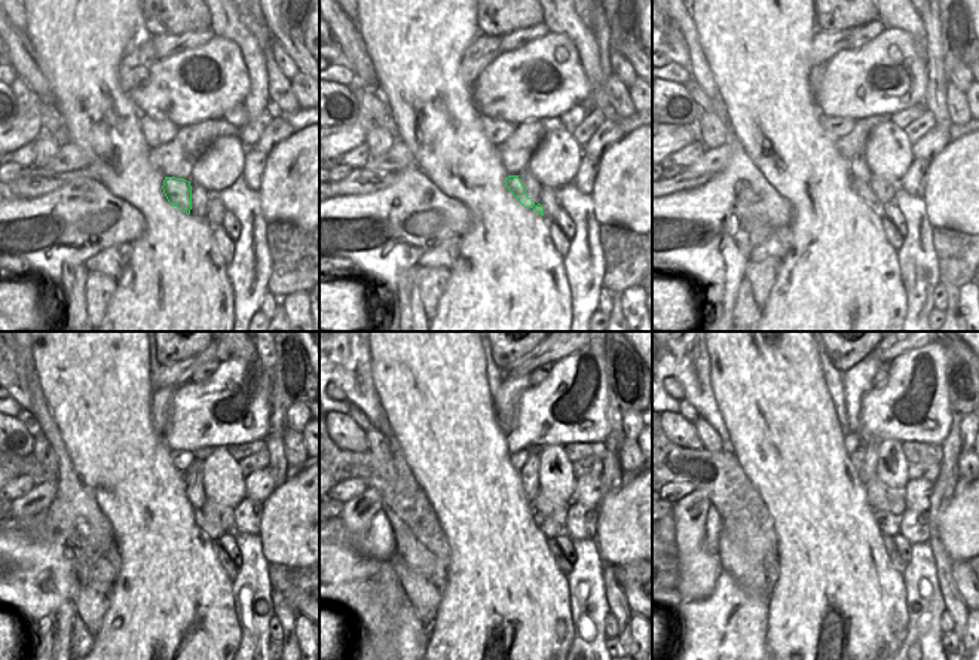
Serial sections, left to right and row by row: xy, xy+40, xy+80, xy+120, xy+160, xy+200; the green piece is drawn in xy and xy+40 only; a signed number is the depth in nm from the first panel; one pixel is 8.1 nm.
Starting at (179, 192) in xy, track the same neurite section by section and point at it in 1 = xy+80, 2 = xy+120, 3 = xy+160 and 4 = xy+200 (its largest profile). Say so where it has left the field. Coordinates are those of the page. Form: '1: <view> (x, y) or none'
1: xy+80 (862, 189)
2: xy+120 (211, 529)
3: xy+160 (551, 529)
4: xy+200 (889, 525)

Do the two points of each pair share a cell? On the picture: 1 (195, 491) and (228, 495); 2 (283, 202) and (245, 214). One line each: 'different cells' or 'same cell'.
1: different cells
2: different cells

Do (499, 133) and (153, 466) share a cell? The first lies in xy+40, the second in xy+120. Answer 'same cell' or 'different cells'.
different cells

